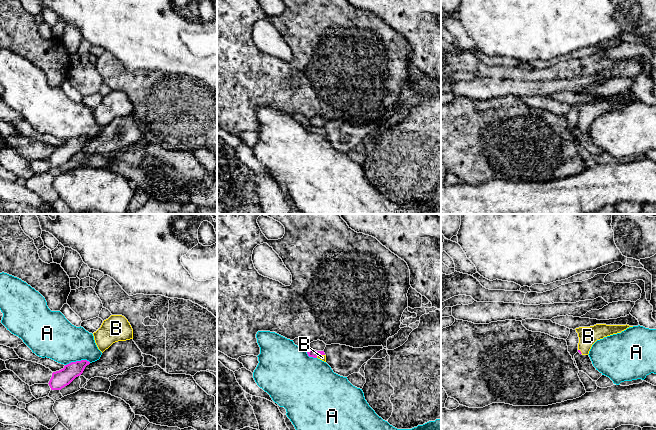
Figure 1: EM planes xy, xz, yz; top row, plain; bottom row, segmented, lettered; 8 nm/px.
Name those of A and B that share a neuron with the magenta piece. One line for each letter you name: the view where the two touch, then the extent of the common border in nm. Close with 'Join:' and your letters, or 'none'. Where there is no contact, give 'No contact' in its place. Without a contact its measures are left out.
B: Touches magenta in xz. Shared border 80 nm
Join: B

